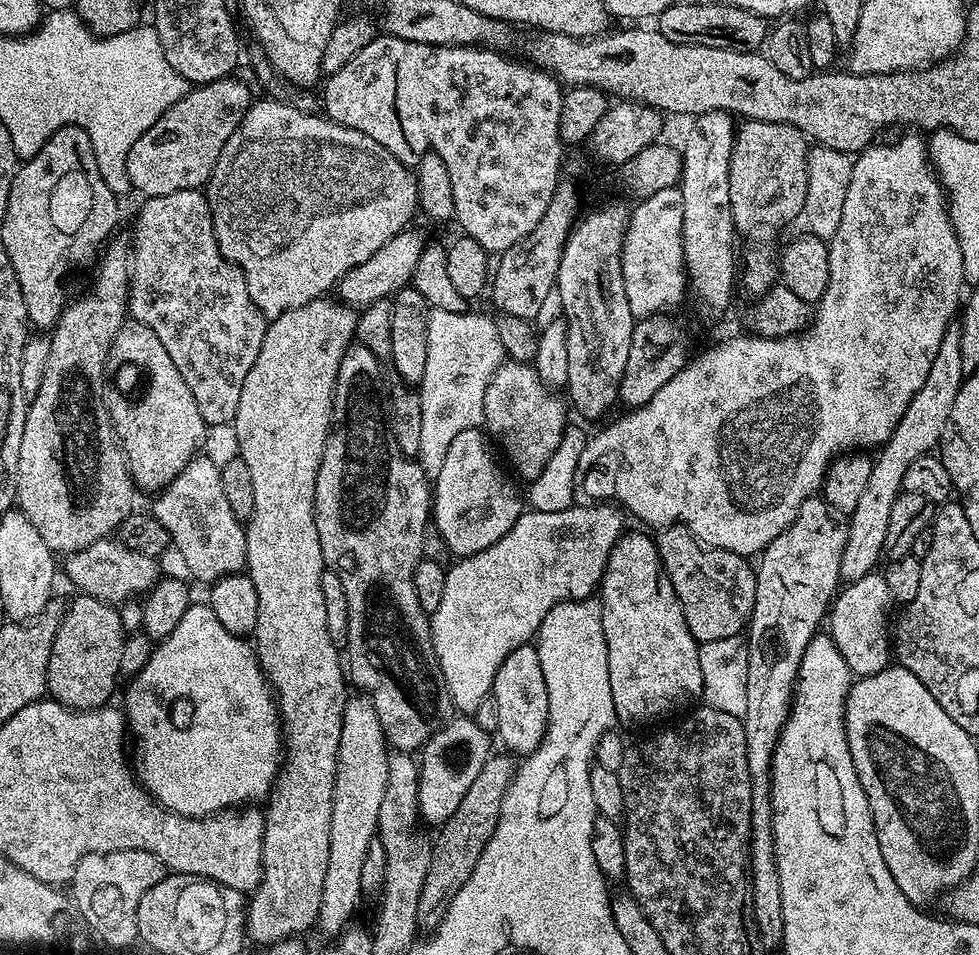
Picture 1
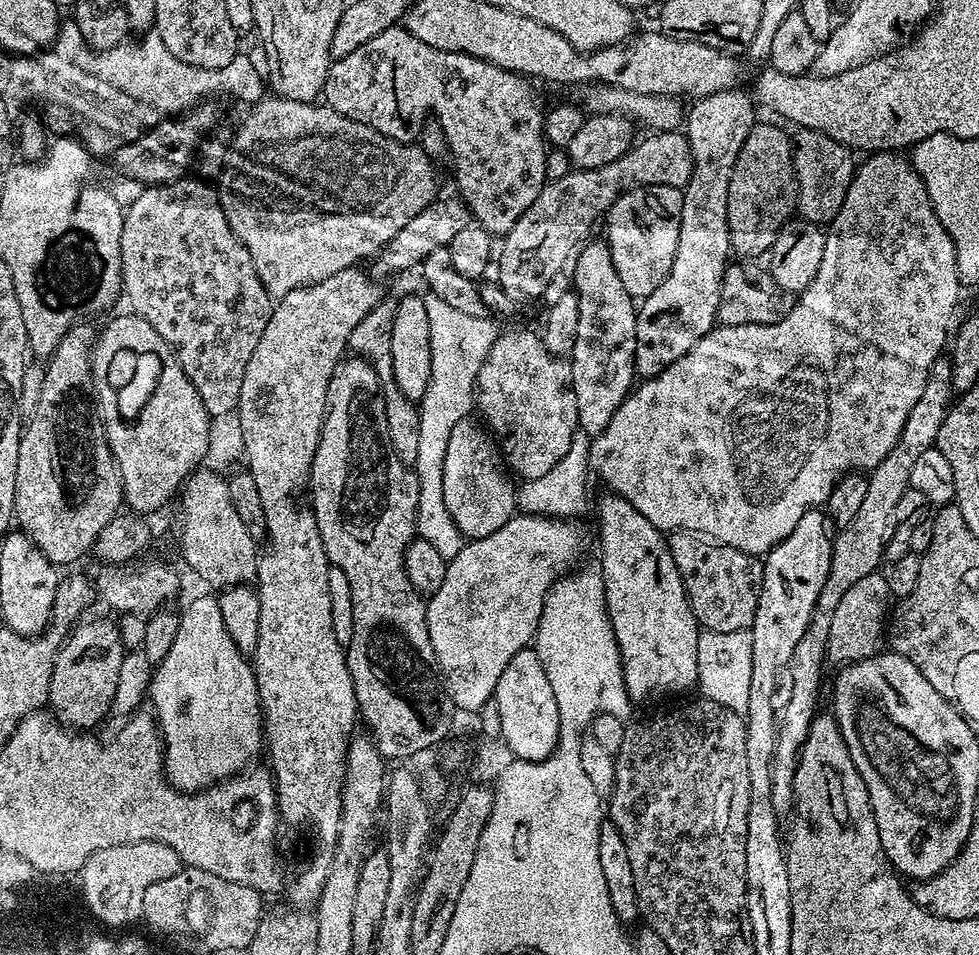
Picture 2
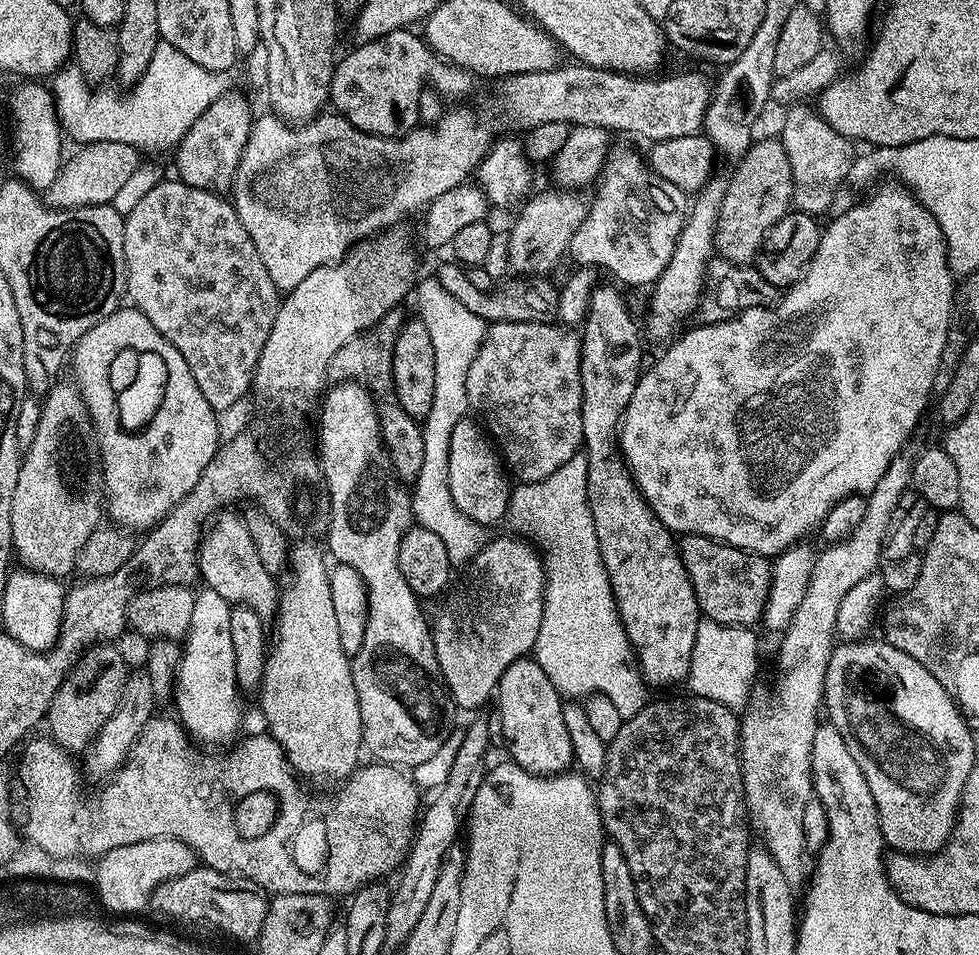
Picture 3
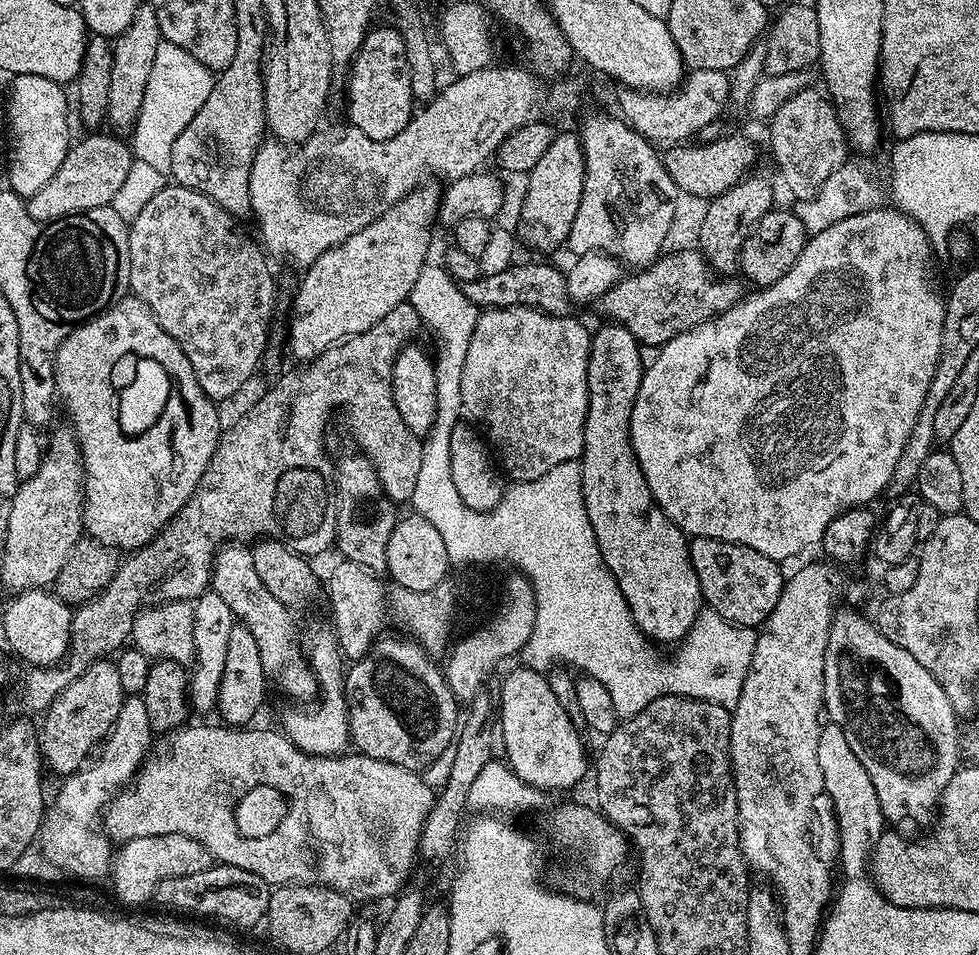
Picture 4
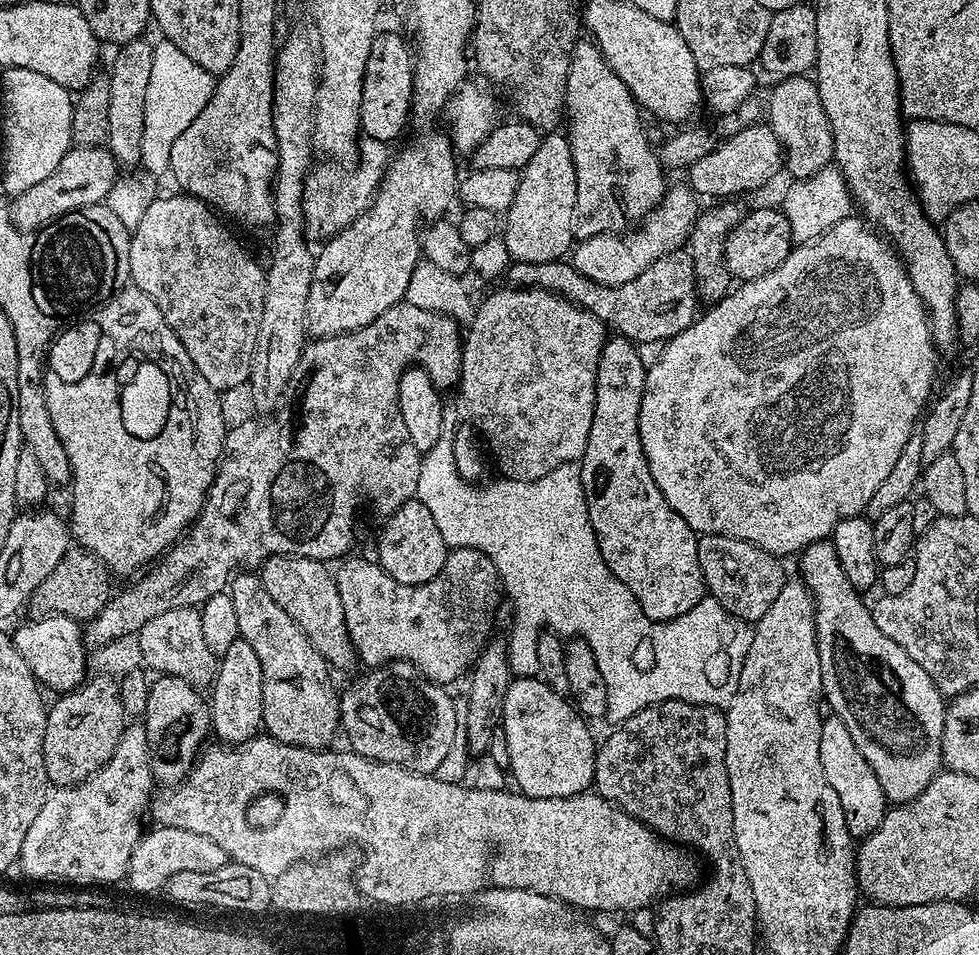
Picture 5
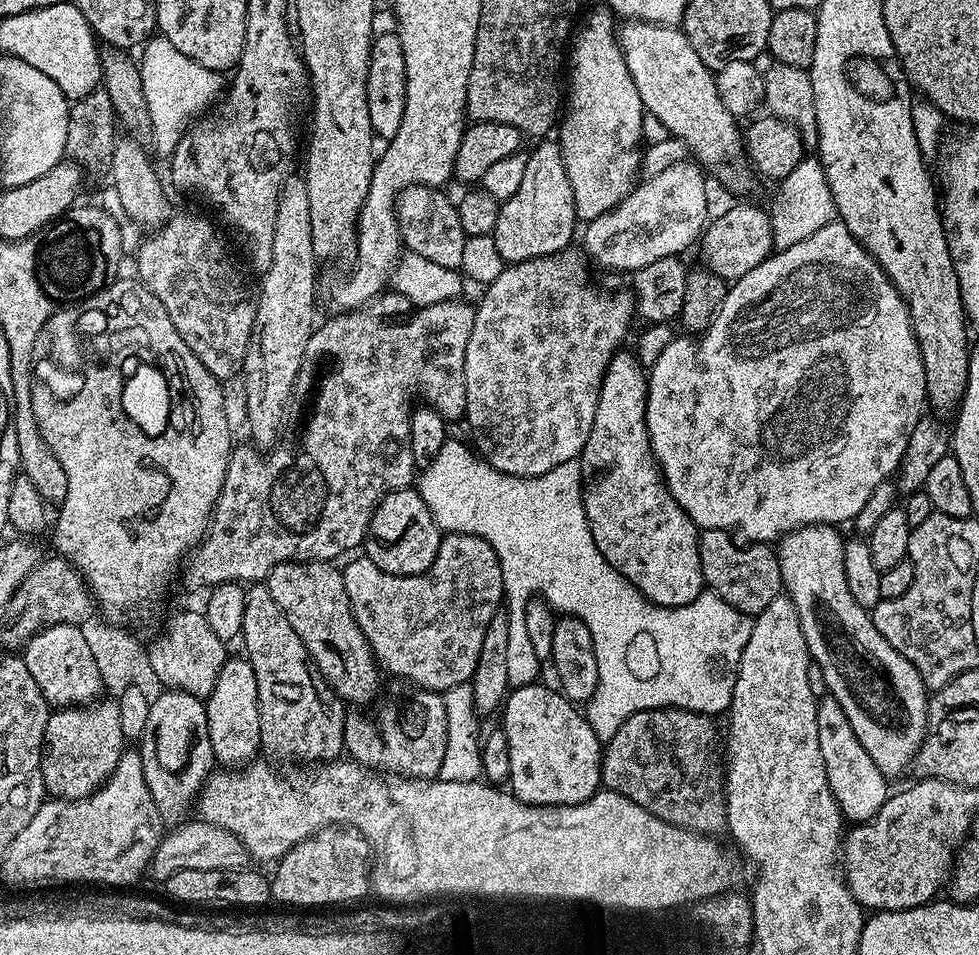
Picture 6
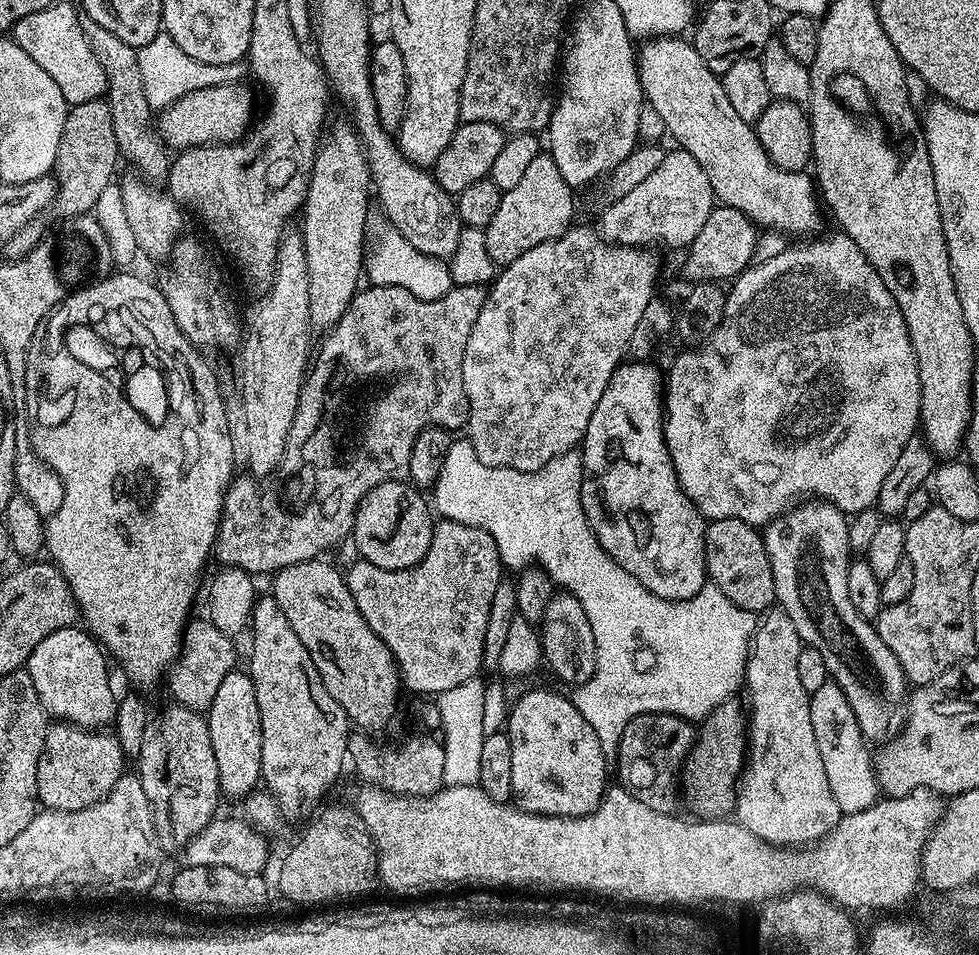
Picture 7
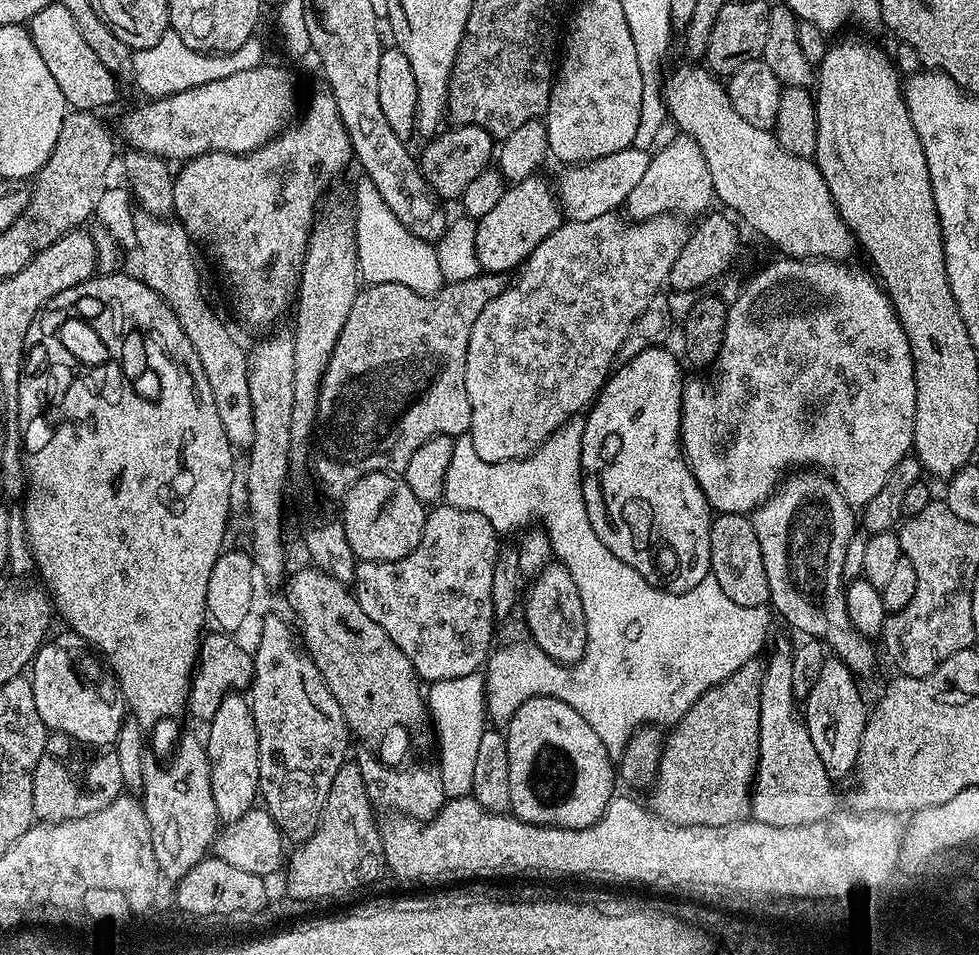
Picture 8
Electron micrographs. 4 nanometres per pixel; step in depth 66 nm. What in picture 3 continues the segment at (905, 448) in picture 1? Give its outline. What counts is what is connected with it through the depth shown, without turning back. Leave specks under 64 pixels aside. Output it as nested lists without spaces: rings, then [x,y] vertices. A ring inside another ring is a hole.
[[[901,450],[890,462],[886,474],[878,478],[878,486],[874,486],[874,490],[867,493],[866,515],[862,518],[862,523],[854,530],[854,534],[850,534],[839,544],[828,544],[825,552],[819,553],[816,570],[806,590],[806,598],[802,598],[798,610],[794,610],[794,618],[790,626],[779,637],[780,649],[776,652],[776,693],[761,704],[749,703],[740,720],[740,769],[744,775],[746,812],[750,817],[751,827],[755,831],[757,828],[761,838],[764,839],[761,840],[763,847],[767,848],[770,855],[778,862],[782,874],[786,874],[789,884],[793,886],[799,886],[800,883],[803,885],[810,876],[808,832],[804,829],[804,823],[808,820],[808,803],[813,803],[814,800],[812,787],[814,734],[818,721],[821,719],[819,716],[822,716],[826,670],[832,657],[832,649],[838,643],[836,630],[838,608],[842,603],[842,598],[845,598],[852,586],[877,571],[884,555],[884,540],[888,537],[892,519],[896,511],[902,507],[903,500],[900,499],[903,498],[904,491],[909,491],[912,483],[913,459],[913,453]]]

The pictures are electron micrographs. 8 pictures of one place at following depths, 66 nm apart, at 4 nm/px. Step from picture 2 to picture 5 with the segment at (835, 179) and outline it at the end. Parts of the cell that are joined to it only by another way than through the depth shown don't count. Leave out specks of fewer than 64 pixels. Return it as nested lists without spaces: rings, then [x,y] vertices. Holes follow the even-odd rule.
[[[807,75],[785,76],[777,79],[775,84],[772,97],[769,95],[766,100],[766,122],[784,148],[786,172],[792,178],[812,176],[818,170],[829,167],[834,160],[834,134],[830,130],[826,110],[822,110],[816,81]]]

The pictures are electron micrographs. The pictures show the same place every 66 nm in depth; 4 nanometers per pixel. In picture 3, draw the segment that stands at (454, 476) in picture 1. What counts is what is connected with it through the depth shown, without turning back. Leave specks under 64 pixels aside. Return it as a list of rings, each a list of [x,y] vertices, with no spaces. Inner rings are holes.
[[[457,419],[454,434],[450,434],[450,446],[448,447],[448,485],[450,486],[450,494],[454,506],[458,506],[461,517],[465,521],[473,520],[476,524],[496,524],[500,519],[503,521],[506,516],[506,501],[509,499],[510,493],[509,485],[504,485],[506,468],[498,459],[497,449],[490,443],[487,431],[475,419],[472,419],[473,421],[468,419]]]

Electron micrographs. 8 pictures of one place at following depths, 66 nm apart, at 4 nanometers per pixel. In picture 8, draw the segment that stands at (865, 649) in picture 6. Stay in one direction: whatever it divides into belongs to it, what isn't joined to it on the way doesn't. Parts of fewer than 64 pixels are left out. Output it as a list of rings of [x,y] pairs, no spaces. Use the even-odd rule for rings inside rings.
[[[796,470],[791,474],[785,475],[783,479],[781,479],[771,496],[768,497],[768,501],[760,505],[755,512],[751,513],[750,519],[754,526],[754,534],[758,534],[758,546],[762,546],[762,563],[766,566],[766,582],[770,582],[770,594],[768,595],[768,599],[771,607],[774,609],[775,615],[779,617],[779,619],[781,616],[790,627],[797,628],[800,632],[805,632],[802,633],[805,637],[823,641],[832,652],[833,650],[836,651],[833,653],[835,653],[839,659],[843,660],[846,667],[849,668],[855,676],[864,678],[864,676],[870,675],[876,668],[876,648],[872,645],[875,643],[873,643],[869,637],[863,636],[850,622],[850,614],[848,613],[846,598],[844,597],[846,581],[842,574],[842,562],[846,562],[846,546],[850,546],[853,536],[857,535],[858,532],[858,528],[856,528],[858,516],[857,513],[855,516],[852,512],[855,512],[853,505],[848,503],[848,499],[842,494],[842,490],[834,483],[831,476],[819,470]]]

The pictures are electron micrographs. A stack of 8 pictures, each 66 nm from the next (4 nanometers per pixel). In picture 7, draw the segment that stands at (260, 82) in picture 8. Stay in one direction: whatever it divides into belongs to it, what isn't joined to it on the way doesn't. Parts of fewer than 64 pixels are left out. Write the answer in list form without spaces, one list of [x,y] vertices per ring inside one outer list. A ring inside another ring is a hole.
[[[244,82],[219,84],[186,94],[159,113],[160,139],[172,150],[201,148],[203,144],[235,144],[243,140],[254,120],[252,92],[246,85]]]

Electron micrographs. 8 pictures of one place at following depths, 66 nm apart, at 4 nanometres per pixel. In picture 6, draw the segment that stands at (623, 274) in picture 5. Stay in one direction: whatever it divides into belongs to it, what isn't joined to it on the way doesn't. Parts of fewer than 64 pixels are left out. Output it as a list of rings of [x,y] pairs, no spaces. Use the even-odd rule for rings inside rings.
[[[685,162],[643,179],[611,212],[583,225],[582,248],[587,259],[593,265],[635,274],[650,266],[650,262],[658,262],[658,258],[684,254],[692,243],[693,247],[701,239],[710,220],[708,184],[703,175],[699,164]]]

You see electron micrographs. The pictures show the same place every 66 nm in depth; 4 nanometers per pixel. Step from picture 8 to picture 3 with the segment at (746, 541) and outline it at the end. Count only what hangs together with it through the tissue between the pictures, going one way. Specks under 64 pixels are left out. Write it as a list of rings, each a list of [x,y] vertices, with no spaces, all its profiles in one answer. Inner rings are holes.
[[[681,535],[678,547],[682,566],[686,566],[686,574],[694,586],[698,606],[707,619],[719,624],[732,624],[735,628],[746,628],[761,623],[772,581],[772,566],[769,557],[759,556],[757,552],[747,552],[729,544],[721,544],[720,541],[711,540],[705,536]]]

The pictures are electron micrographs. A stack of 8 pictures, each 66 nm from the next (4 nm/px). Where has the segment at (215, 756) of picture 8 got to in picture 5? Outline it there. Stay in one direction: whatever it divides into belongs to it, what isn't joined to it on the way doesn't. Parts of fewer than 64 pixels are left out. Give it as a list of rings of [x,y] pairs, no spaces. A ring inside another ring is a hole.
[[[237,638],[219,657],[216,679],[210,685],[210,711],[212,714],[211,731],[224,746],[247,744],[261,731],[264,715],[262,714],[262,665],[258,663],[258,654],[254,654],[254,646],[250,642]]]

